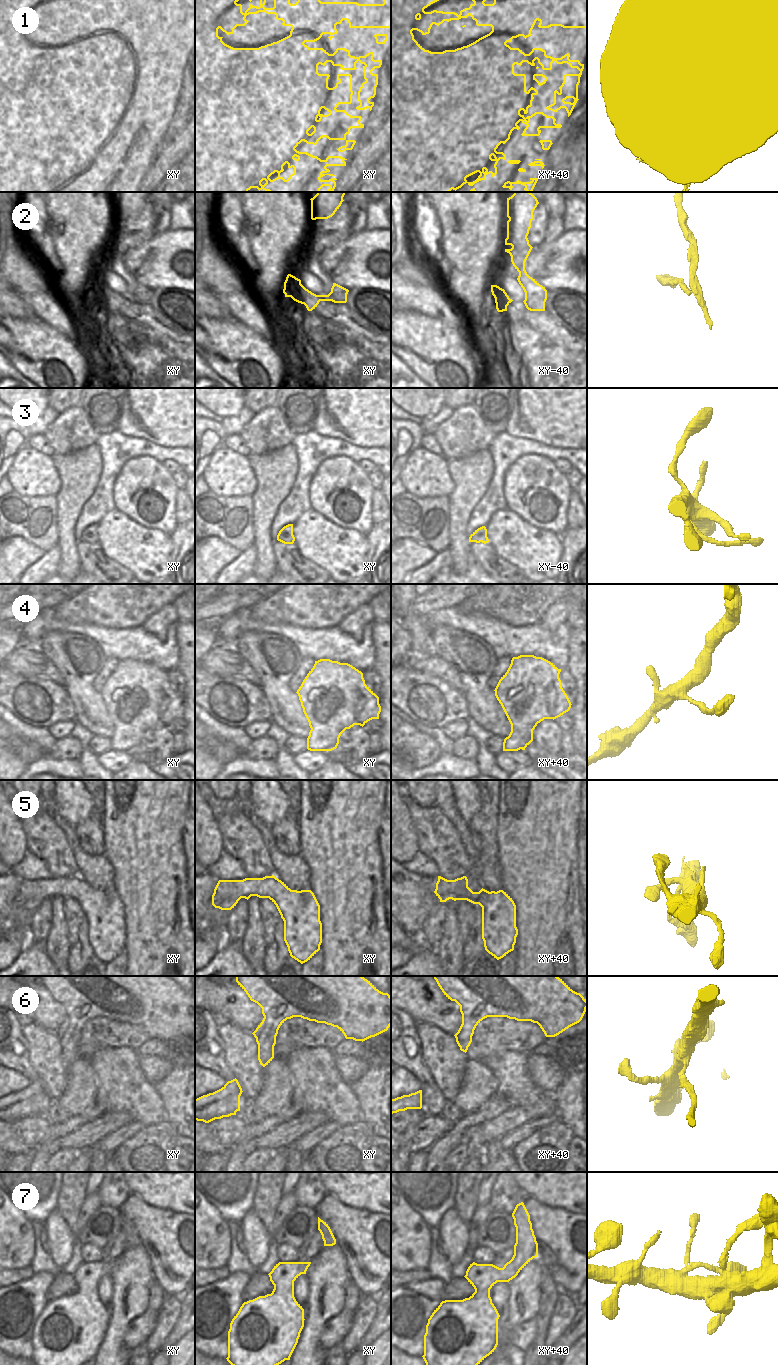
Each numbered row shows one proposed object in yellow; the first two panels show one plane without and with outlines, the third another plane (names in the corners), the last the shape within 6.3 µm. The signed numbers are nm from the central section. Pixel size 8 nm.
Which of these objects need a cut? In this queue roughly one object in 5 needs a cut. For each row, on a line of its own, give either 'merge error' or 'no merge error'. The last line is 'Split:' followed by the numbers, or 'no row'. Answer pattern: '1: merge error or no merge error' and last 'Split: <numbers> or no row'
1: no merge error
2: no merge error
3: no merge error
4: no merge error
5: no merge error
6: merge error
7: no merge error
Split: 6

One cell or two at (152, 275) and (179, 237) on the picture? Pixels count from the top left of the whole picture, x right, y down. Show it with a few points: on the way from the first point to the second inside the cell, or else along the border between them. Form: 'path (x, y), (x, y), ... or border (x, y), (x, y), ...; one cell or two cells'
path (160, 266), (179, 246); one cell

